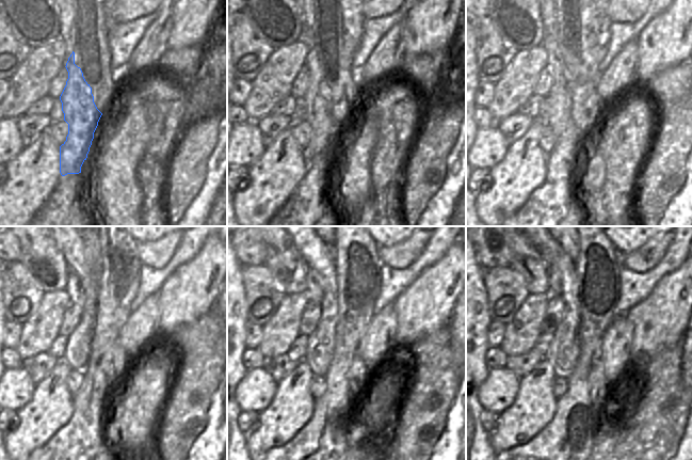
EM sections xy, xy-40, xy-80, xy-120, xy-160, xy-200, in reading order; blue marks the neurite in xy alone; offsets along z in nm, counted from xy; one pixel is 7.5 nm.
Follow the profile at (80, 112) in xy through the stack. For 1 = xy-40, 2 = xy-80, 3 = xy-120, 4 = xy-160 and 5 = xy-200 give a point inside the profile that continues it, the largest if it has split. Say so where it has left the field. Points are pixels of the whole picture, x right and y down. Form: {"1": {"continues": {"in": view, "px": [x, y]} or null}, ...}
{"1": {"continues": {"in": "xy-40", "px": [318, 101]}}, "2": {"continues": {"in": "xy-80", "px": [559, 99]}}, "3": {"continues": {"in": "xy-120", "px": [75, 288]}}, "4": {"continues": {"in": "xy-160", "px": [314, 279]}}, "5": {"continues": {"in": "xy-200", "px": [554, 279]}}}

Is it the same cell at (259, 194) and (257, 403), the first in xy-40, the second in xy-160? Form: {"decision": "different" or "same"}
{"decision": "different"}

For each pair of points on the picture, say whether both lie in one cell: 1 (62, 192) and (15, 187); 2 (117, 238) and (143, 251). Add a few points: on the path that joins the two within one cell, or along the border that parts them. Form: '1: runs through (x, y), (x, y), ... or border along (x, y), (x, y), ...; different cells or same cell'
1: border along (61, 175), (53, 191), (38, 211); different cells
2: border along (135, 242), (138, 257), (143, 264); different cells

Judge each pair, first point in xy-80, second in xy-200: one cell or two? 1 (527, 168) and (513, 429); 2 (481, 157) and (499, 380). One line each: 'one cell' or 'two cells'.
1: one cell
2: one cell

